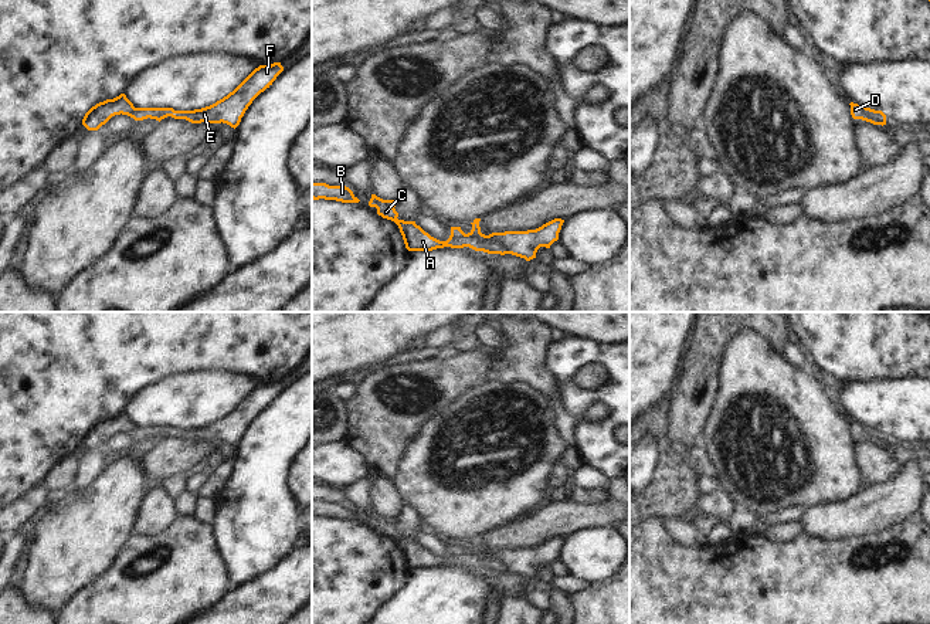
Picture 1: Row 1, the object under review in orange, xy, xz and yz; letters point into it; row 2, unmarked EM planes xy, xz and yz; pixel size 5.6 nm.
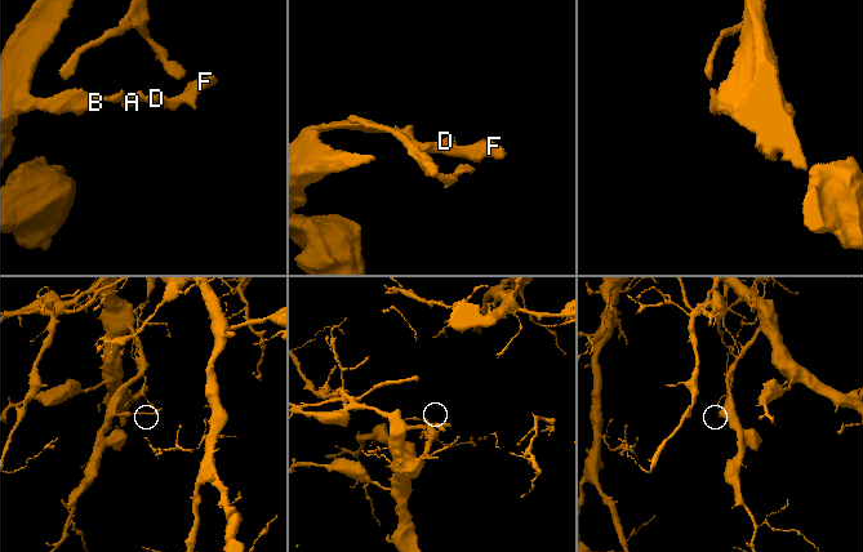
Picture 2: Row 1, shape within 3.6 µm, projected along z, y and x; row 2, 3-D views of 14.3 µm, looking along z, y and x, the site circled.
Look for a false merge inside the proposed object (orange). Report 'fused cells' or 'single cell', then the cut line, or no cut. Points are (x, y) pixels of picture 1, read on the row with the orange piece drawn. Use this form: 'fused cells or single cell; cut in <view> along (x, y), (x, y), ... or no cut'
single cell; no cut

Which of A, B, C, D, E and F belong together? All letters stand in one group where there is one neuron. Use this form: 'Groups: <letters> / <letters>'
Groups: A B C D E F.

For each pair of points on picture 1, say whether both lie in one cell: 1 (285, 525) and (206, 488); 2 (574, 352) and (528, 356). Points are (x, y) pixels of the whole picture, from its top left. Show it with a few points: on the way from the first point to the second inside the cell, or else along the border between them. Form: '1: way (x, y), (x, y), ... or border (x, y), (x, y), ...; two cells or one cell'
1: border (233, 464), (233, 471), (214, 497); two cells
2: border (555, 335), (546, 352), (545, 368), (557, 386); two cells

